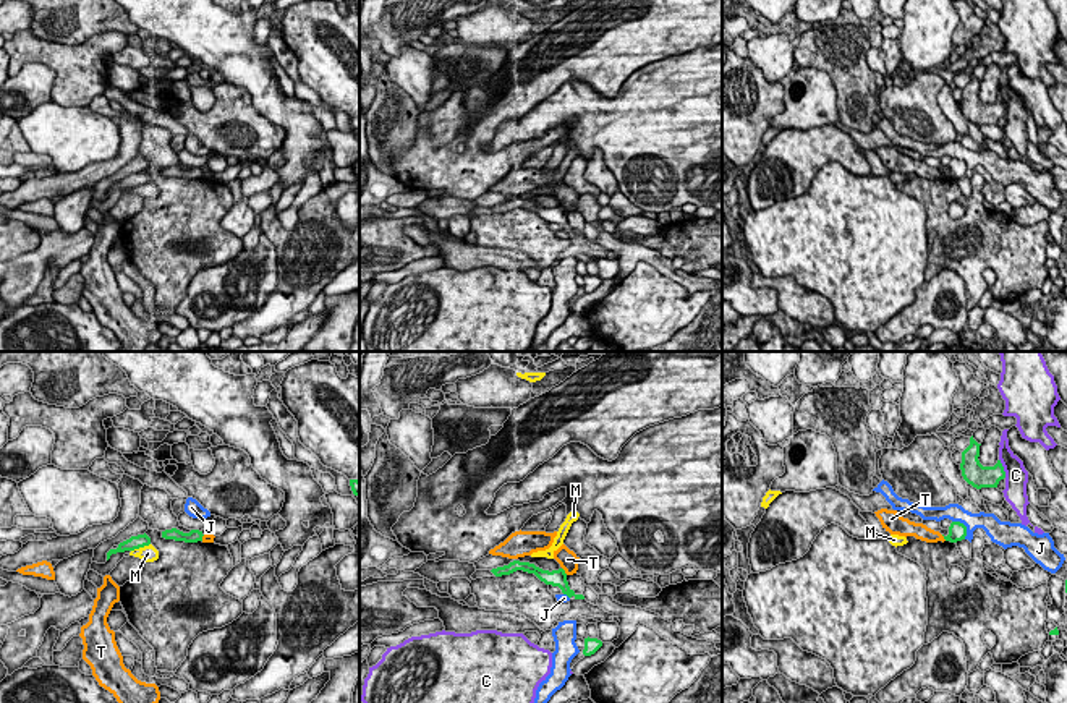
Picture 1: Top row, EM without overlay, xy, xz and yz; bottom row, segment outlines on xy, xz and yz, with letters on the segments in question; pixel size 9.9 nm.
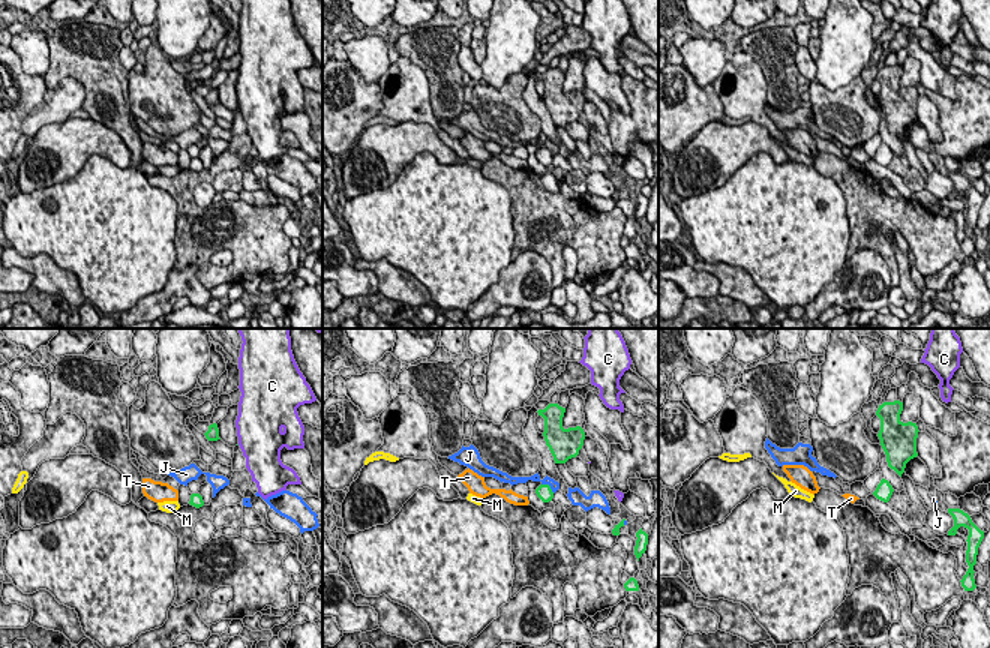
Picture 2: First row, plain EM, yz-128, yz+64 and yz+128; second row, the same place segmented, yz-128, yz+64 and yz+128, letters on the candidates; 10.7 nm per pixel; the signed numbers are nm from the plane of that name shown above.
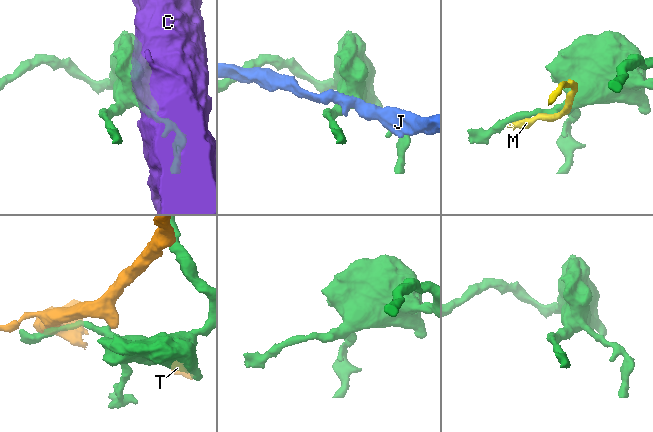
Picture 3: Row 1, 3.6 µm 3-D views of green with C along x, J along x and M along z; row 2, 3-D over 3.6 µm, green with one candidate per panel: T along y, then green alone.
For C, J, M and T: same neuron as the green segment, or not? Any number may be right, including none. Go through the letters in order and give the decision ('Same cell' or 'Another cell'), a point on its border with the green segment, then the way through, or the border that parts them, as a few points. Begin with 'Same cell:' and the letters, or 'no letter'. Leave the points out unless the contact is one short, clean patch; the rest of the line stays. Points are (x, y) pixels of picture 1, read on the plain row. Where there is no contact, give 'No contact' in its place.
Same cell: no letter
C: Another cell. Touches green at yz (1003, 106). Boundary: yz (999, 96), (1006, 114)
J: Another cell. Touches green at yz (965, 164). Boundary: yz (952, 157), (959, 157), (965, 164), (965, 175)
M: Another cell. Touches green at xy (140, 183)
T: Another cell. Touches green at xz (564, 208). Boundary: xz (562, 204), (567, 211)

